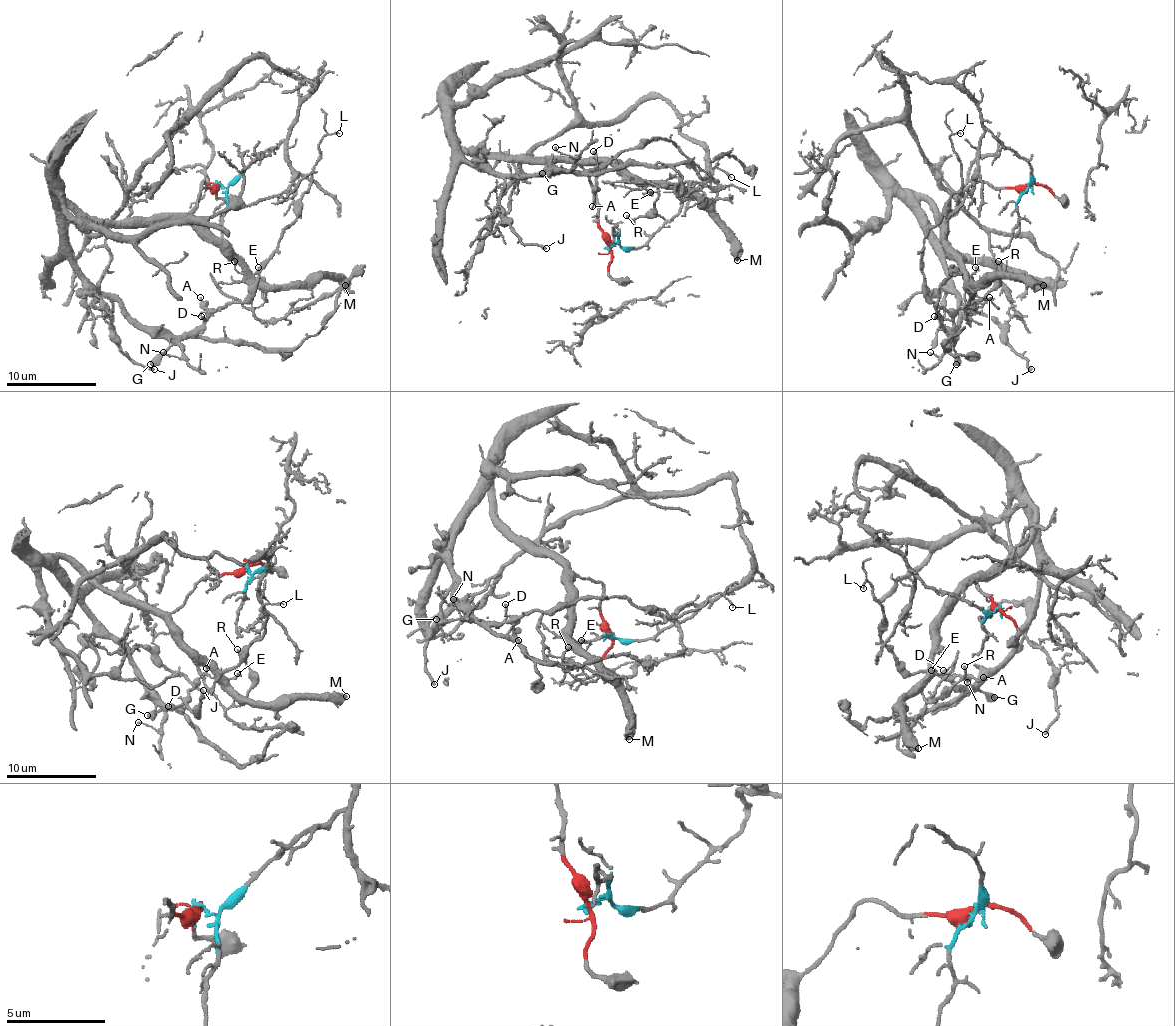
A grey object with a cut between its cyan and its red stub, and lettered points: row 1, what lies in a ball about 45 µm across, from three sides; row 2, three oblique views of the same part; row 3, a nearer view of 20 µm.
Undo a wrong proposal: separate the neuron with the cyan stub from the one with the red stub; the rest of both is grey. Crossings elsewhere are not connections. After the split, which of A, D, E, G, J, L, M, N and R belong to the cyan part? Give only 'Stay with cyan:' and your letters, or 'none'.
Stay with cyan: none

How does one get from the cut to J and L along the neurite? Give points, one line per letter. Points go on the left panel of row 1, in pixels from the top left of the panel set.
J: (217, 184), (204, 182), (181, 218), (87, 220), (60, 202), (62, 243), (111, 303), (109, 337), (154, 369)
L: (217, 184), (186, 216), (87, 220), (60, 200), (60, 234), (143, 326), (190, 335), (246, 297), (338, 133)

